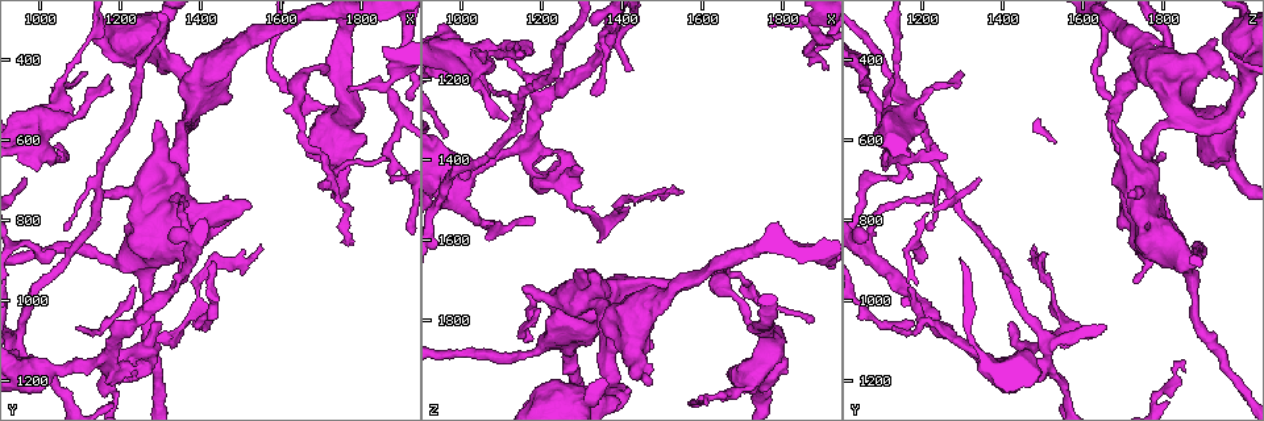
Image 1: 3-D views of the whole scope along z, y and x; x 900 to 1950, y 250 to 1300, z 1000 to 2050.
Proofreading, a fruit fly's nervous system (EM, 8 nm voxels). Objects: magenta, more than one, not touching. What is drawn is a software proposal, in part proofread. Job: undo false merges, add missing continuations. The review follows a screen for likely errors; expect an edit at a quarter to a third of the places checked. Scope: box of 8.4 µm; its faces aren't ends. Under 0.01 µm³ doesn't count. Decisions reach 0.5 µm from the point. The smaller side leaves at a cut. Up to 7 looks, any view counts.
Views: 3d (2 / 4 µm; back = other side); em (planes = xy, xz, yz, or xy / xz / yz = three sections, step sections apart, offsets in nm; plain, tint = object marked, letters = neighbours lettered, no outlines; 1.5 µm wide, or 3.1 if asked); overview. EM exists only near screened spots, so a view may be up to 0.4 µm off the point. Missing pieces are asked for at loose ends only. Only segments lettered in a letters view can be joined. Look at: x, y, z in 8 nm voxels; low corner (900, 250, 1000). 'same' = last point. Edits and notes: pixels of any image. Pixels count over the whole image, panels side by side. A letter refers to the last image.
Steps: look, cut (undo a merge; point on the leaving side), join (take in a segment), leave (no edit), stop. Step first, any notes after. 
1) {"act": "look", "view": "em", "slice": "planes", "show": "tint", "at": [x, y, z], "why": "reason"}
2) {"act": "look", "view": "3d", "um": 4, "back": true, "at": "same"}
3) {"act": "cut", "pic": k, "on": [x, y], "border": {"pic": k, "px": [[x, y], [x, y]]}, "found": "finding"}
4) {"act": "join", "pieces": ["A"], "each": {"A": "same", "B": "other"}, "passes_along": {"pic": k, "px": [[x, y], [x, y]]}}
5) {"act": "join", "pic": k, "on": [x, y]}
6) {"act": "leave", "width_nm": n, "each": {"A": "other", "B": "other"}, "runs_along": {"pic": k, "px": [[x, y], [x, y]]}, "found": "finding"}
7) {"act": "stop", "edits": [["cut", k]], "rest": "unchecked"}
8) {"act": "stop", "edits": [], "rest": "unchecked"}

{"act": "look", "view": "em", "slice": "planes", "show": "letters", "at": [1670, 515, 1975], "why": "sudden change in width"}

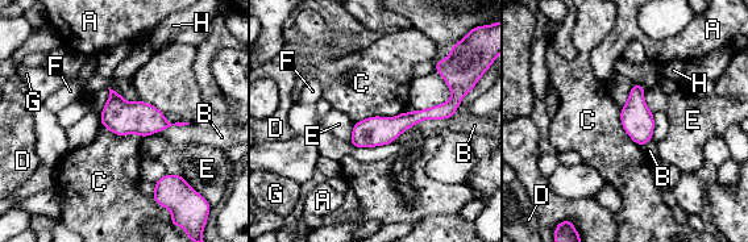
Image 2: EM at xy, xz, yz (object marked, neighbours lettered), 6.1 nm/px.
{"act": "leave", "longest_contact_nm": ["B", 400], "each": {"A": "other", "B": "other", "C": "other", "D": "other", "E": "other", "F": "other", "G": "other", "H": "other"}, "runs_along": {"pic": 2, "px": [[452, 103], [354, 142]]}, "found": "continuous, no second cell"}

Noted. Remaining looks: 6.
{"act": "look", "view": "em", "slice": "planes", "show": "tint", "at": [1000, 1175, 1515]}

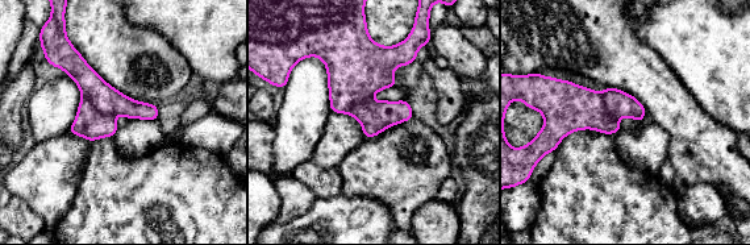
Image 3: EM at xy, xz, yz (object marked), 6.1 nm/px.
{"act": "look", "view": "em", "slice": "planes", "show": "letters", "at": "same"}

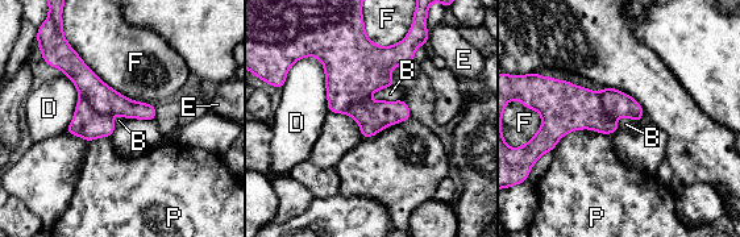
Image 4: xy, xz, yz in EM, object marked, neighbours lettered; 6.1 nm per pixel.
{"act": "cut", "pic": 4, "on": [102, 98], "width_nm": 150, "each": {"B": "other", "D": "other", "E": "other", "F": "other", "P": "other"}, "found": "two cells meet here"}

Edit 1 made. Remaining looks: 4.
{"act": "look", "view": "overview", "why": "see it whole again"}

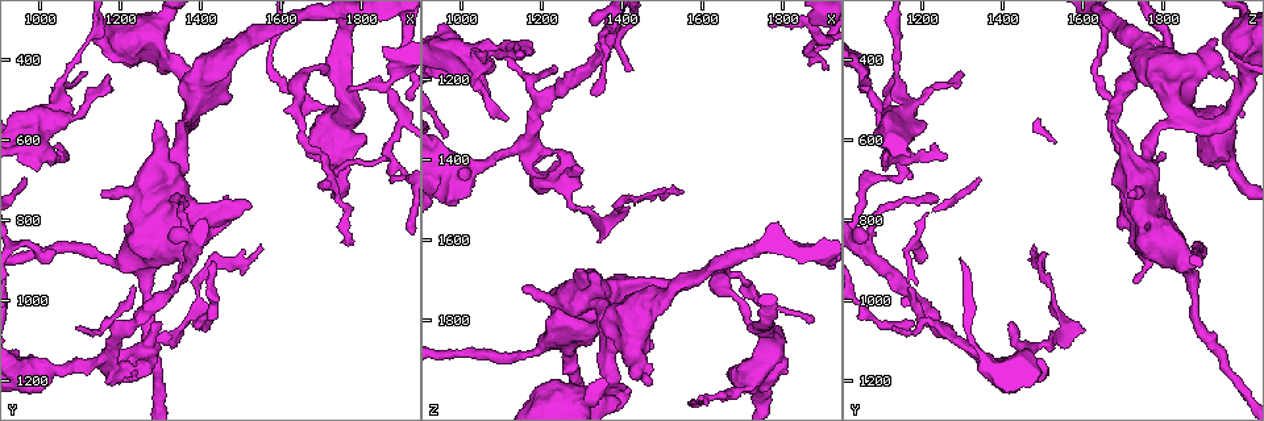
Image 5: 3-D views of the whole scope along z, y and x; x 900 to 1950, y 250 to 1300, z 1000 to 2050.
{"act": "look", "view": "3d", "um": 4, "at": [1875, 675, 1150]}

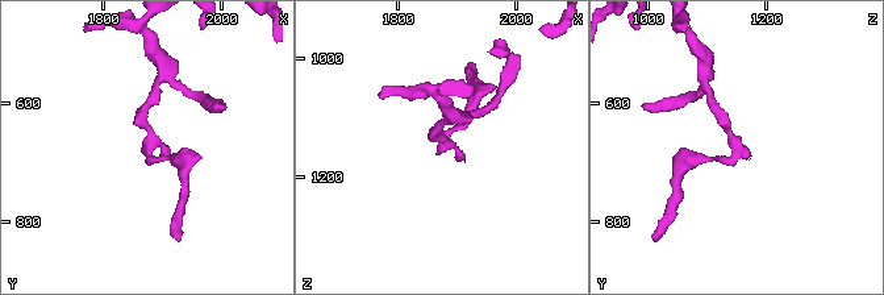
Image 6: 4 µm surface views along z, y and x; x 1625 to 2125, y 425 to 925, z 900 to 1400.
{"act": "look", "view": "em", "slice": "planes", "show": "letters", "at": [1880, 670, 1150], "why": "shape alone is not enough"}

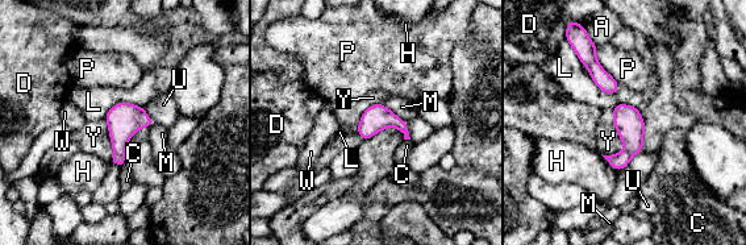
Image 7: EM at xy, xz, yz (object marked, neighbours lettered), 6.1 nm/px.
{"act": "leave", "longest_contact_nm": ["Y", 300], "each": {"A": "other", "C": "other", "D": "other", "H": "other", "L": "other", "M": "other", "P": "other", "U": "other", "W": "other", "Y": "other"}, "found": "all the same cell"}

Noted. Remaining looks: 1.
{"act": "stop", "edits": [["cut", 4]], "rest": "unchecked"}

